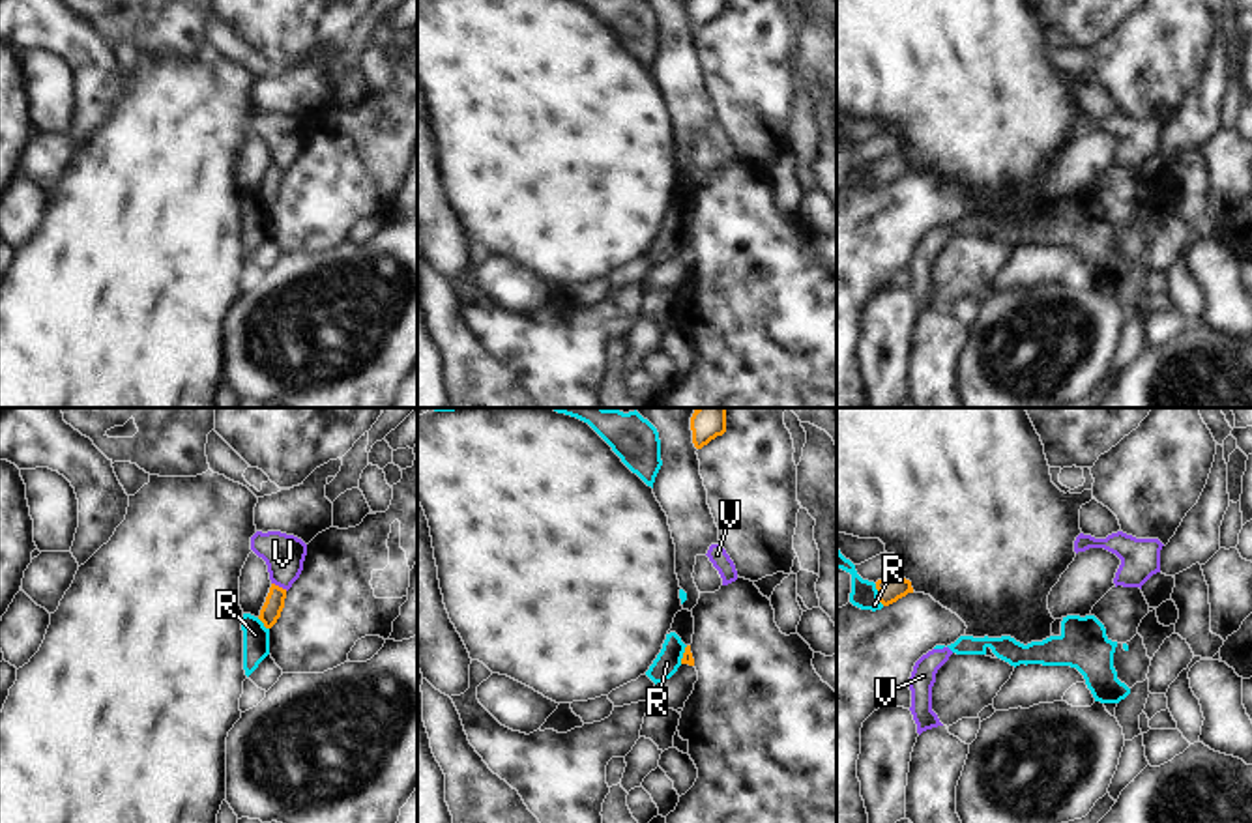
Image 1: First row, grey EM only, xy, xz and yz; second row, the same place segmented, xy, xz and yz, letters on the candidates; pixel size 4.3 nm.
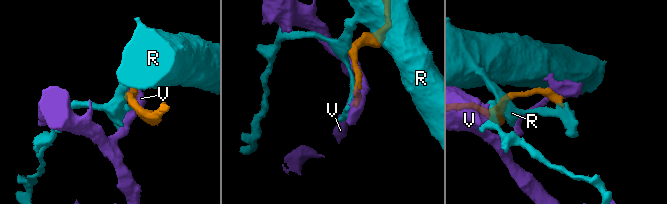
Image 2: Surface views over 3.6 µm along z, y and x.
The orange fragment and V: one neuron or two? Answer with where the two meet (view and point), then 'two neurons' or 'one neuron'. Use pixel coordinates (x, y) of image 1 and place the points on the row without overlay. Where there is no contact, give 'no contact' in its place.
xy (277, 167) | two neurons

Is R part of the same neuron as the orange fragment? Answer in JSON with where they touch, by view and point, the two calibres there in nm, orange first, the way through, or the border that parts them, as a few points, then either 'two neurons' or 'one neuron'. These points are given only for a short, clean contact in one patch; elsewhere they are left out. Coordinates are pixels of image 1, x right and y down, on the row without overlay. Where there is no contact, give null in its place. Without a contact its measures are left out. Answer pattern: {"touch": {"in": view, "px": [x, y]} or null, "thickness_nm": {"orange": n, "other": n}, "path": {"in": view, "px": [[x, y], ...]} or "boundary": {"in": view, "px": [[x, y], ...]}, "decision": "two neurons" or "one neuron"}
{"touch": {"in": "yz", "px": [878, 176]}, "thickness_nm": {"orange": 110, "other": 120}, "decision": "two neurons"}

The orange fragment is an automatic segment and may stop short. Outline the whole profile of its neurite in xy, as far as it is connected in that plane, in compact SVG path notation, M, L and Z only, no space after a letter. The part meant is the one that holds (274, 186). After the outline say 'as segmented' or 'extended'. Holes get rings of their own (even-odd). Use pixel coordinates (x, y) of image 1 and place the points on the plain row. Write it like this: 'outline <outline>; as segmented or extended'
outline M271 165L266 183L258 196L258 200L264 204L266 209L271 209L281 198L281 193L284 189L284 180L286 180L286 170Z; as segmented

